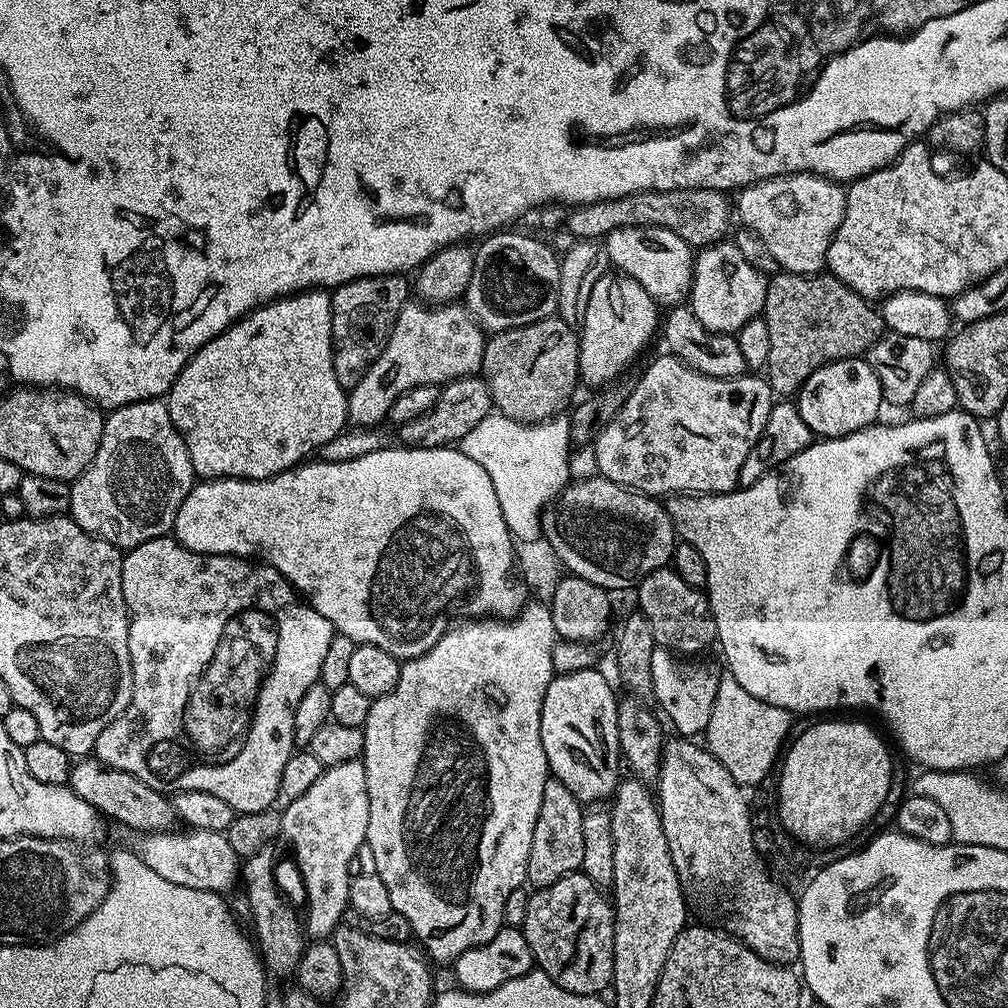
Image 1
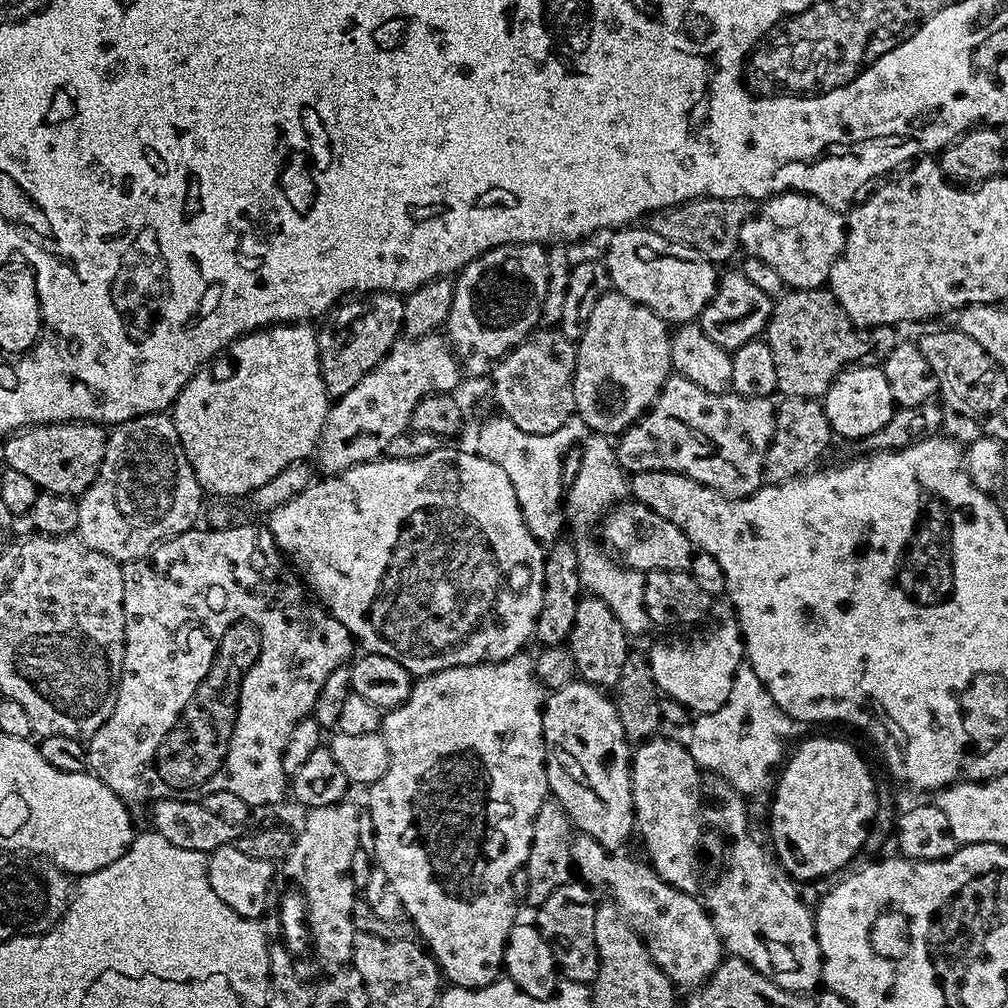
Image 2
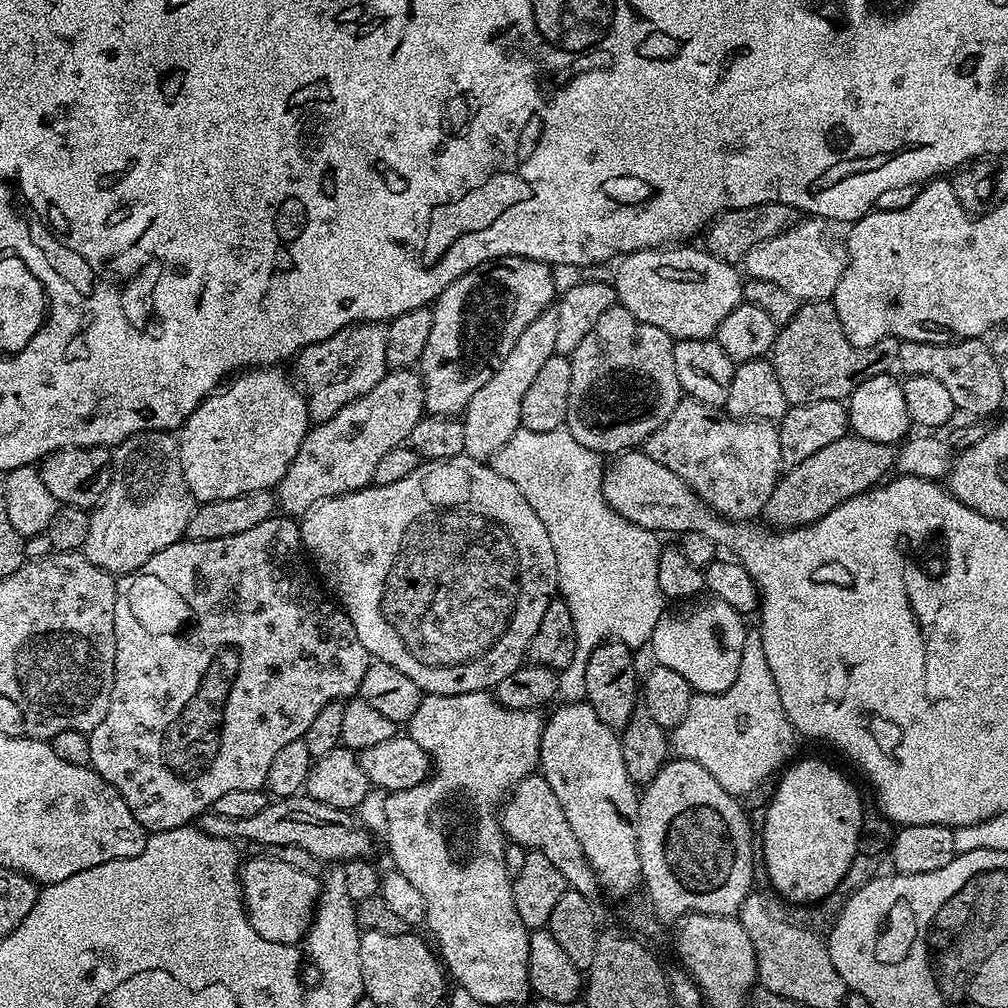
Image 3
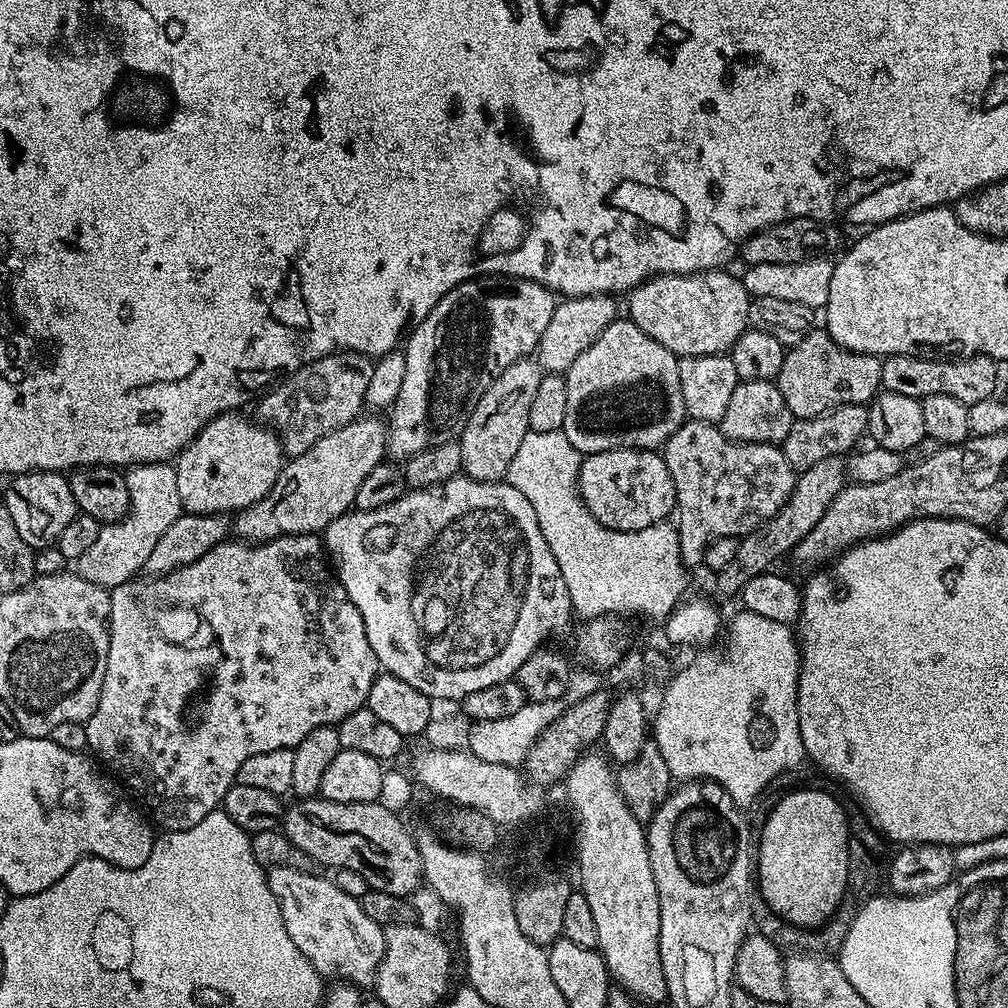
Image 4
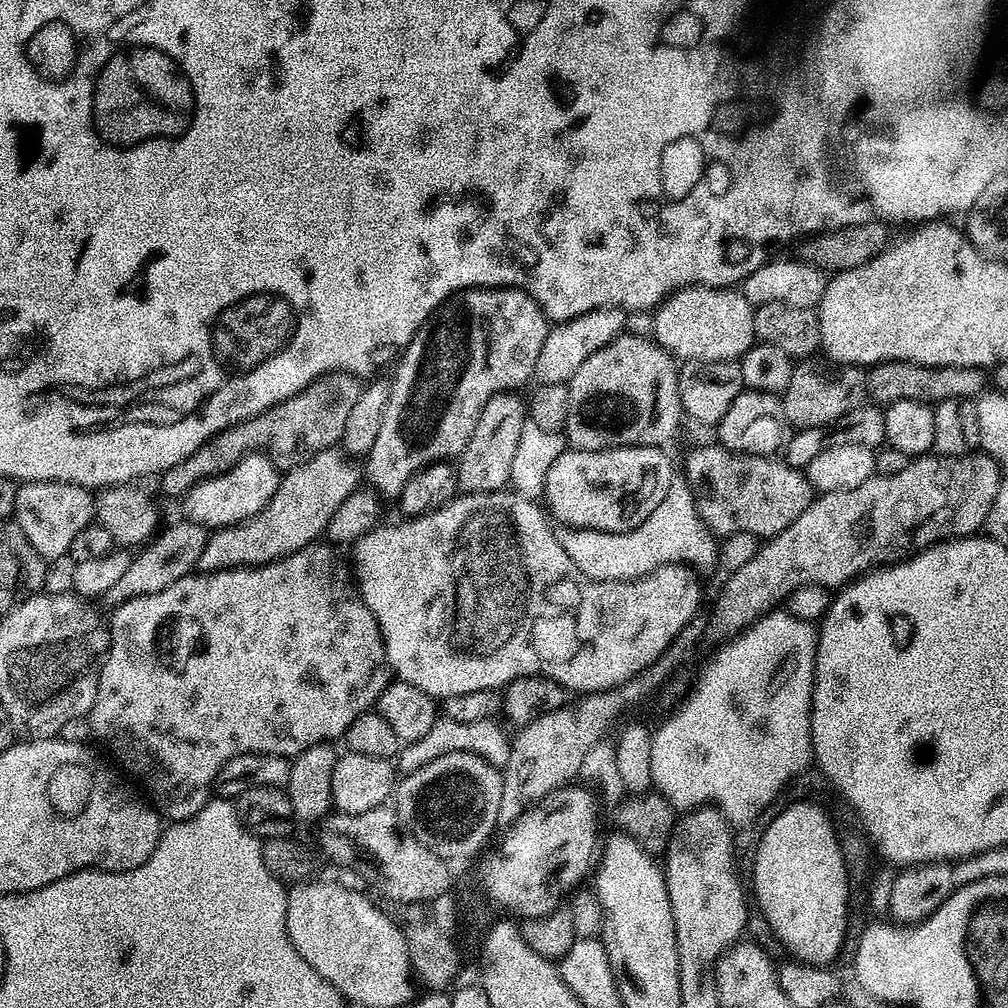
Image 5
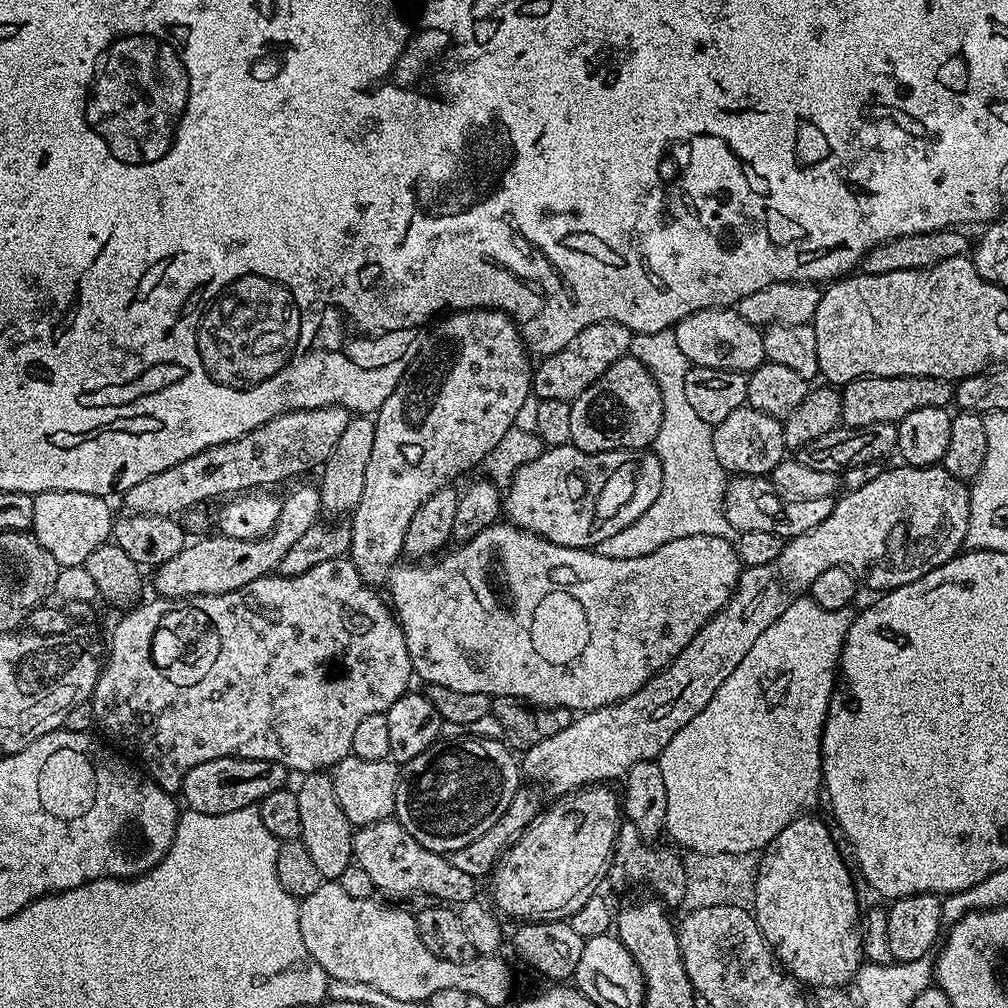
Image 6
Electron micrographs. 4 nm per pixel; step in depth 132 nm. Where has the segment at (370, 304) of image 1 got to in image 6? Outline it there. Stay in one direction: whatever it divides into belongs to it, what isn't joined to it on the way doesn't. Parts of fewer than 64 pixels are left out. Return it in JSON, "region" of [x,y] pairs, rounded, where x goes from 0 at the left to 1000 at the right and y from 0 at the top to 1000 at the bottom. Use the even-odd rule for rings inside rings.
{"region":[[[324,401],[318,405],[301,405],[295,409],[285,409],[276,415],[268,415],[268,419],[264,419],[260,423],[256,423],[252,427],[248,427],[248,431],[240,431],[240,435],[232,435],[228,438],[220,438],[216,442],[208,442],[204,446],[200,446],[196,450],[192,450],[188,454],[185,454],[185,458],[177,458],[177,462],[169,462],[169,466],[161,466],[161,470],[149,470],[149,474],[145,474],[145,478],[137,478],[137,482],[129,482],[129,486],[125,486],[121,490],[121,496],[126,507],[130,510],[157,510],[158,512],[169,512],[172,514],[178,513],[180,510],[186,509],[193,502],[200,502],[204,496],[210,496],[213,492],[217,494],[229,494],[235,490],[241,490],[251,486],[262,486],[267,482],[266,480],[278,480],[281,476],[290,476],[293,472],[298,472],[301,468],[306,468],[316,465],[323,458],[323,454],[327,454],[328,448],[331,446],[331,441],[334,440],[335,435],[339,435],[340,428],[343,427],[347,416],[345,406],[339,404],[338,401]]]}

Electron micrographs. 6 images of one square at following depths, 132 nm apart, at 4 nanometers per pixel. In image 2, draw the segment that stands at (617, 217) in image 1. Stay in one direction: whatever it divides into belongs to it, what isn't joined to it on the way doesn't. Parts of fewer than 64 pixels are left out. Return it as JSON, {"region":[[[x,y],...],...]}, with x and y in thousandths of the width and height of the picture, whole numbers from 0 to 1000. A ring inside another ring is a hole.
{"region":[[[697,194],[695,198],[682,198],[680,202],[671,202],[668,206],[654,206],[642,215],[641,224],[649,232],[657,232],[665,240],[677,240],[685,244],[685,248],[692,248],[707,262],[717,263],[717,258],[725,256],[732,250],[734,229],[738,221],[750,211],[751,199],[742,198],[738,194],[732,196],[704,196]]]}

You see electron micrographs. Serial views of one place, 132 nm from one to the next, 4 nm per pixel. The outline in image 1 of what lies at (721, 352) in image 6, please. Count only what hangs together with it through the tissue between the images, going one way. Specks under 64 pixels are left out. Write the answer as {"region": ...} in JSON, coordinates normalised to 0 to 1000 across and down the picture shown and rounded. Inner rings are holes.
{"region":[[[618,226],[609,228],[598,239],[603,250],[603,261],[610,269],[629,276],[641,292],[655,304],[675,304],[687,289],[687,259],[688,247],[673,232],[656,226]]]}

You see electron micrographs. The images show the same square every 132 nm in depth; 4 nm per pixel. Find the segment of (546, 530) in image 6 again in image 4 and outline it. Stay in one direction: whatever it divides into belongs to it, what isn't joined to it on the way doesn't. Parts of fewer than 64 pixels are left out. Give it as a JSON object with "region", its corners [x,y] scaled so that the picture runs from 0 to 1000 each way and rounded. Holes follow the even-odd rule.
{"region":[[[610,444],[609,446],[594,448],[588,452],[580,451],[575,457],[575,466],[572,470],[572,482],[575,486],[575,497],[581,501],[583,508],[589,510],[589,514],[593,514],[593,518],[597,518],[597,522],[601,522],[605,526],[613,526],[614,528],[632,528],[633,526],[641,526],[647,520],[660,519],[660,517],[664,515],[663,511],[668,511],[671,502],[669,478],[661,466],[661,458],[659,457],[658,451],[638,444]]]}

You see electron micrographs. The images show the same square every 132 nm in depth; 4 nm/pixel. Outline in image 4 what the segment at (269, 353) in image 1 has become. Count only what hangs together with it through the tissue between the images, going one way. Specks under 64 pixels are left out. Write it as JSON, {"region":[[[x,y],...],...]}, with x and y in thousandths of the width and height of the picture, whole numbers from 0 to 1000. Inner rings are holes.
{"region":[[[220,409],[174,453],[177,494],[183,508],[233,510],[256,498],[272,482],[284,459],[278,436],[269,425],[238,412],[242,411]]]}

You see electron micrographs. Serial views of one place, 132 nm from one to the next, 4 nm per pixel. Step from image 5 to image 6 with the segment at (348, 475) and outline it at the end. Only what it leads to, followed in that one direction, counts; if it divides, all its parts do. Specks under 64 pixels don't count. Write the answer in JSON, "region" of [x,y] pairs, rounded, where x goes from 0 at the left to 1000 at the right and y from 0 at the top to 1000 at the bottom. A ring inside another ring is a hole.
{"region":[[[302,480],[299,484],[294,484],[285,493],[281,493],[276,516],[272,518],[272,524],[268,530],[264,530],[255,536],[241,536],[240,534],[224,534],[217,530],[202,530],[191,538],[184,539],[182,546],[169,554],[169,558],[160,560],[158,563],[150,568],[151,579],[155,582],[154,590],[164,595],[183,595],[187,591],[207,591],[208,589],[224,589],[228,585],[236,585],[236,581],[244,581],[244,577],[252,577],[256,573],[271,568],[278,561],[280,554],[284,551],[284,546],[308,526],[310,520],[314,519],[318,511],[317,486],[316,483]]]}

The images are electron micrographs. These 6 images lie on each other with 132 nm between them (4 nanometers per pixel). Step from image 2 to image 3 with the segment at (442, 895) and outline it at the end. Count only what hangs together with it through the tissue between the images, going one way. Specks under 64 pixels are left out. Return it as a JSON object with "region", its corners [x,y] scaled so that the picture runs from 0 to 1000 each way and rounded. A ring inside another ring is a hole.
{"region":[[[487,686],[482,687],[463,687],[462,688],[446,688],[445,690],[427,690],[422,689],[417,695],[415,704],[411,704],[411,708],[405,713],[403,719],[404,729],[411,732],[411,736],[415,736],[415,740],[419,740],[419,744],[423,744],[426,755],[431,759],[428,763],[427,769],[424,774],[419,775],[415,780],[410,782],[404,782],[403,784],[395,784],[394,786],[386,786],[380,792],[381,794],[381,817],[385,820],[385,845],[389,848],[389,853],[391,856],[392,864],[403,867],[403,871],[407,871],[407,876],[410,879],[415,879],[415,887],[419,887],[419,891],[423,895],[425,900],[425,907],[423,910],[423,921],[433,928],[433,933],[437,936],[437,940],[435,939],[435,948],[438,953],[439,959],[442,961],[443,967],[448,968],[453,972],[455,983],[466,986],[466,990],[470,990],[474,994],[478,994],[482,998],[488,998],[488,996],[516,996],[519,994],[523,988],[526,988],[528,984],[528,975],[524,973],[524,951],[526,950],[526,935],[524,930],[526,928],[526,923],[518,915],[518,911],[514,911],[514,903],[510,899],[510,891],[508,890],[508,871],[504,869],[502,865],[502,859],[500,858],[499,845],[502,838],[502,830],[500,828],[500,821],[496,818],[496,806],[494,805],[494,799],[507,787],[508,783],[512,781],[512,778],[518,772],[529,769],[533,765],[536,756],[536,733],[540,727],[541,715],[537,712],[537,707],[535,705],[523,702],[522,704],[506,704],[505,702],[500,702],[495,696],[492,695],[491,689]]]}

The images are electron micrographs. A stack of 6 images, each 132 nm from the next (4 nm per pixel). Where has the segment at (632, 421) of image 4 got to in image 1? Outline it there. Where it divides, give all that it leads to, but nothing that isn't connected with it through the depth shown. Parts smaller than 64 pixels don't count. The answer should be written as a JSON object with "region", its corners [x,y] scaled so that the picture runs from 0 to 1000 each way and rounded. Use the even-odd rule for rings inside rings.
{"region":[[[604,268],[600,274],[593,276],[589,289],[585,292],[585,300],[581,300],[581,312],[573,325],[575,334],[575,377],[586,383],[598,383],[606,377],[614,377],[619,369],[631,357],[631,352],[647,337],[647,332],[653,329],[653,303],[650,298],[629,280],[629,276],[617,270]]]}

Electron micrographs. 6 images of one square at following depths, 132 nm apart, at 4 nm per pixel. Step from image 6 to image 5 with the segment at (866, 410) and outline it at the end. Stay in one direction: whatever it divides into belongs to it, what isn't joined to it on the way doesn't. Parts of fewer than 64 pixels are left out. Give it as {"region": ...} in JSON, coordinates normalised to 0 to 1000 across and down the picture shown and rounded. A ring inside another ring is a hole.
{"region":[[[880,357],[874,361],[864,362],[860,366],[861,392],[870,402],[880,403],[887,399],[902,397],[916,401],[931,402],[942,395],[951,397],[968,397],[977,388],[977,366],[966,363],[935,363],[924,365],[907,359]]]}

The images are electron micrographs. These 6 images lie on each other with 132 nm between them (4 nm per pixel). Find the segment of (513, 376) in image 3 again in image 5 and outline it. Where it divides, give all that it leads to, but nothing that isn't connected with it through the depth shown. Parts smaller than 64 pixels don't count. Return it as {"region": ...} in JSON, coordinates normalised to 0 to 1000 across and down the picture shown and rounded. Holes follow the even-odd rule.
{"region":[[[513,390],[491,392],[479,405],[470,431],[456,449],[452,460],[452,480],[455,489],[490,489],[499,487],[505,481],[510,450],[515,440],[518,423],[523,416],[521,398],[514,394]]]}

